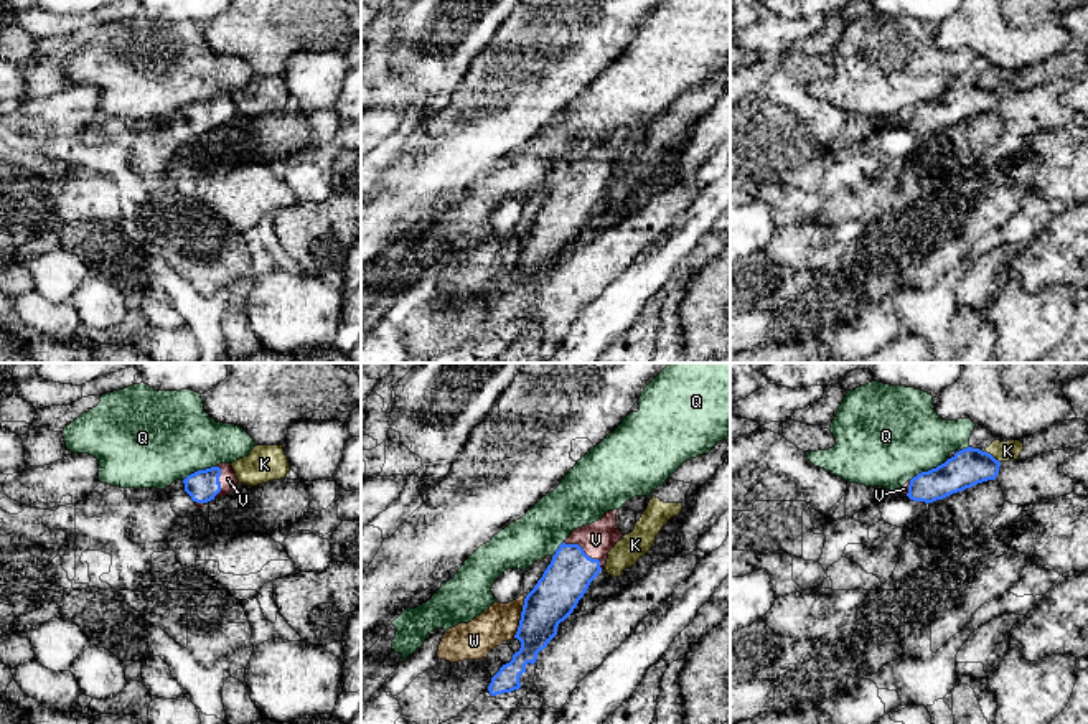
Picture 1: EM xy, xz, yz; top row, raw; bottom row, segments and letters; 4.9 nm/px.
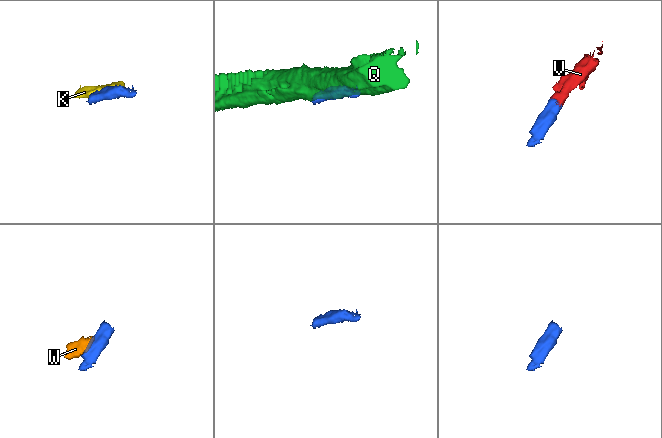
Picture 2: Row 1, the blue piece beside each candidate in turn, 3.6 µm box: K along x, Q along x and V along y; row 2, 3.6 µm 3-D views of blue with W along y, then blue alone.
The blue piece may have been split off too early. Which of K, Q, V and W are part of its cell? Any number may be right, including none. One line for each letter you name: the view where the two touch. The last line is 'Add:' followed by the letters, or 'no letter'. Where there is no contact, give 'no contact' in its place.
V: xz
Add: V

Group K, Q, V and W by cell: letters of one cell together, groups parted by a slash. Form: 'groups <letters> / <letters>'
groups K / Q / V / W

